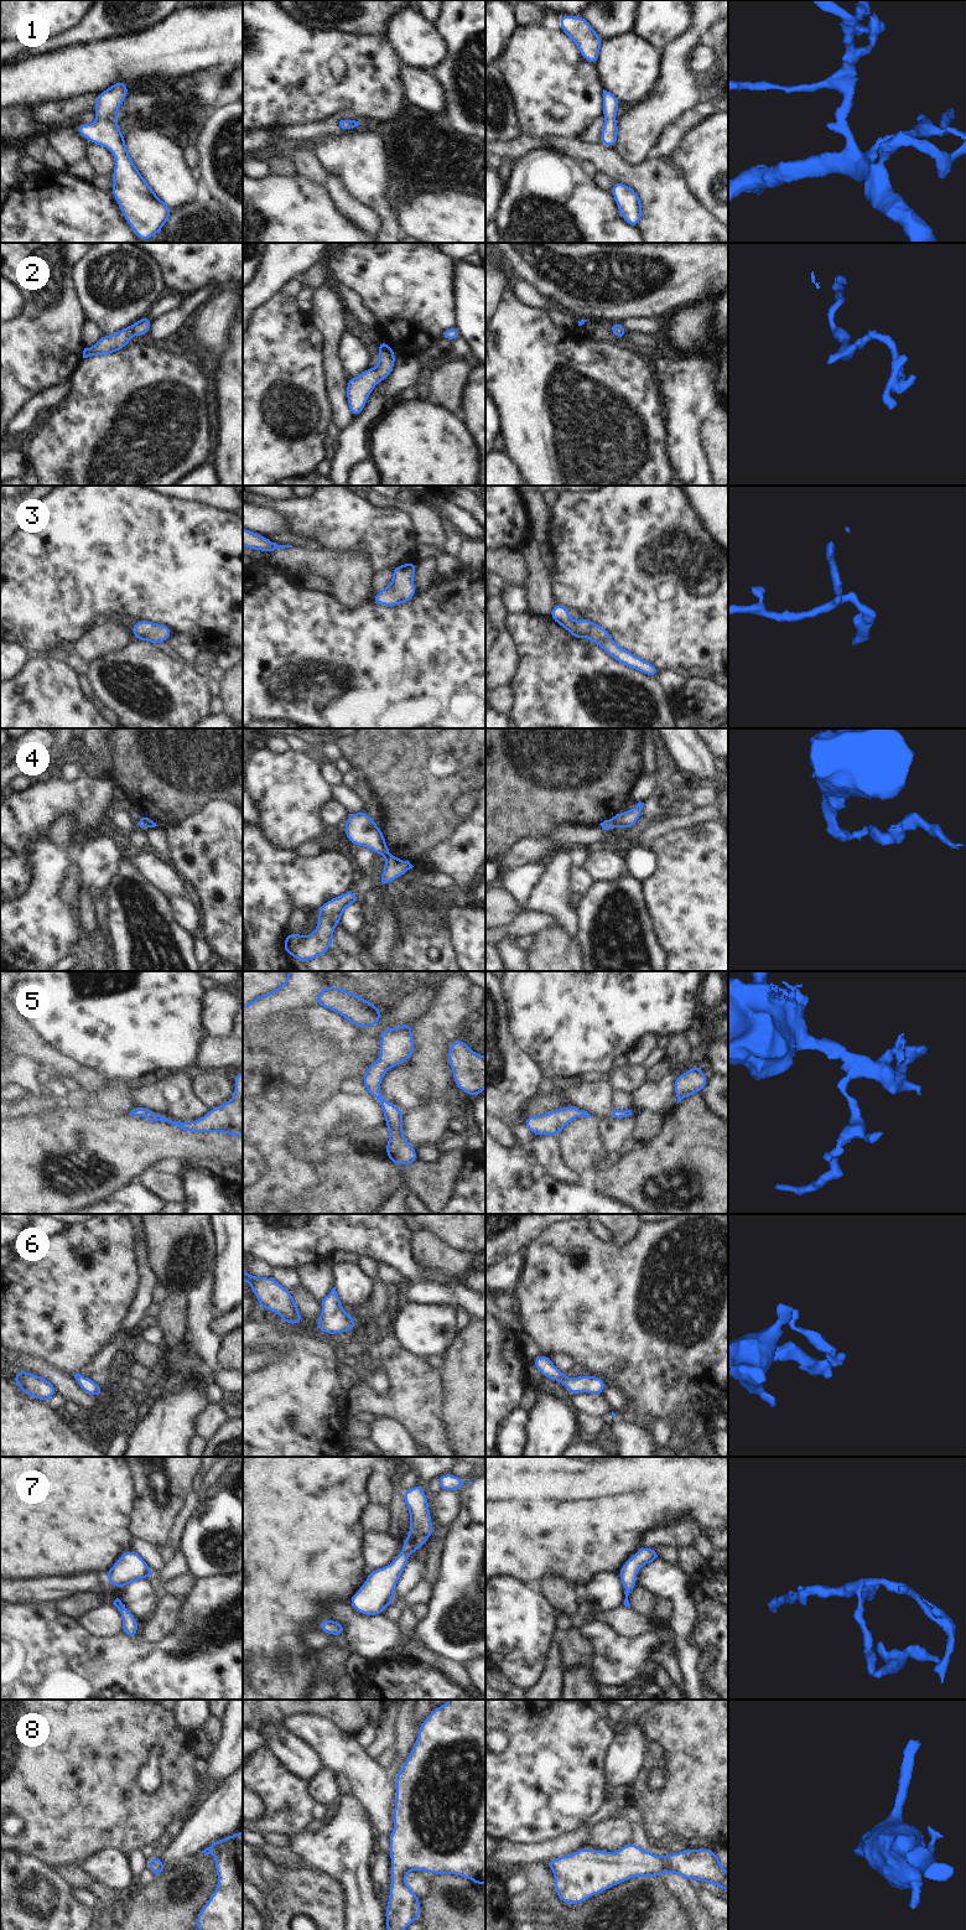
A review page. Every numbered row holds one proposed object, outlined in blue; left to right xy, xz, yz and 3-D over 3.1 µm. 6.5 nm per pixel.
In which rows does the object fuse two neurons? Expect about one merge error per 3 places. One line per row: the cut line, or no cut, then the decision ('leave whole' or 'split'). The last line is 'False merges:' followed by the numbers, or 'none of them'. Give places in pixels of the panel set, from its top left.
1: cut none; leave whole
2: cut none; leave whole
3: cut none; leave whole
4: cut yz (609, 819), (613, 826); split
5: cut none; leave whole
6: cut none; leave whole
7: cut none; leave whole
8: cut none; leave whole
False merges: 4

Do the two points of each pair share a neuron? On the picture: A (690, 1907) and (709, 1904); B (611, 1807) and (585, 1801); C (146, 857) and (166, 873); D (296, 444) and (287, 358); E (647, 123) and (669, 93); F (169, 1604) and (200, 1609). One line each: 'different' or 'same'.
A: different
B: different
C: same
D: same
E: same
F: different

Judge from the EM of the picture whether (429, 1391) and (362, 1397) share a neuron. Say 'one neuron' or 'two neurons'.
one neuron

